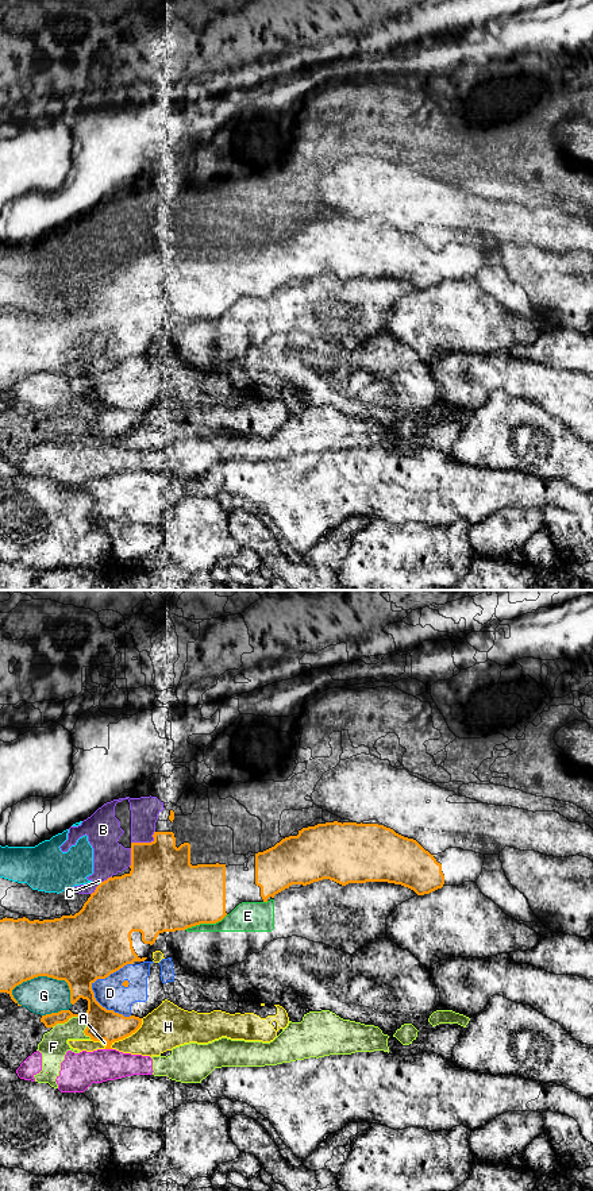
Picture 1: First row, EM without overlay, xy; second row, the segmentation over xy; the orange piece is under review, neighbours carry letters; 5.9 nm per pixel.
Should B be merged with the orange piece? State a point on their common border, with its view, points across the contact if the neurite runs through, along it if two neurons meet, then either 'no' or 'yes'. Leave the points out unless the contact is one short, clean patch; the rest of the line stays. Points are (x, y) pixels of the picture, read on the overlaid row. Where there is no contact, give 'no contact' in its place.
meets orange in xy at (146, 843); yes

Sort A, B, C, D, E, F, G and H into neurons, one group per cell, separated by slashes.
A F / B H / C / D / E / G

